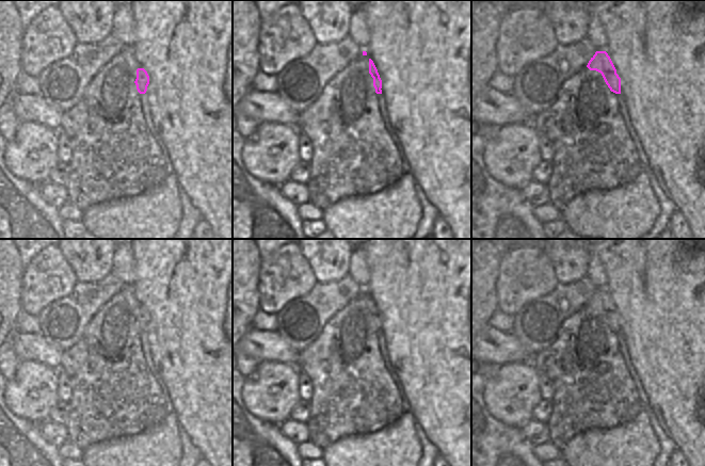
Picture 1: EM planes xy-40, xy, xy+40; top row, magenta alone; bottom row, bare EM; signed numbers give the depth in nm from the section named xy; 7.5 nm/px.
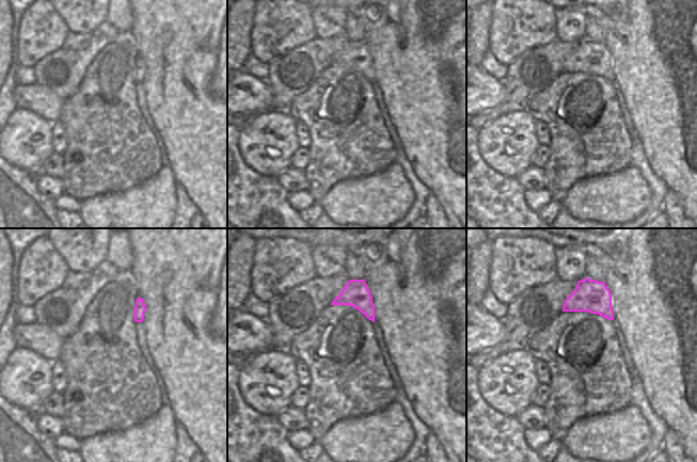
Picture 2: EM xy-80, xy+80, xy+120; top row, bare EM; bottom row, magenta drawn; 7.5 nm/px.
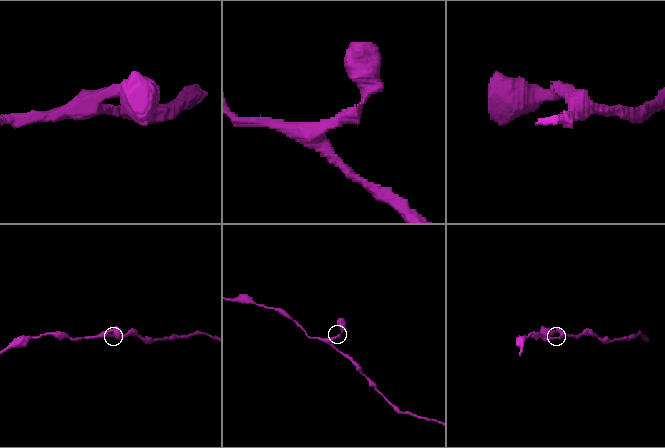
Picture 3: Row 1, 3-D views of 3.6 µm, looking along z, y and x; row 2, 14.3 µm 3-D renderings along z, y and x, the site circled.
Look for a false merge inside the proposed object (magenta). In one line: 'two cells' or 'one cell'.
one cell

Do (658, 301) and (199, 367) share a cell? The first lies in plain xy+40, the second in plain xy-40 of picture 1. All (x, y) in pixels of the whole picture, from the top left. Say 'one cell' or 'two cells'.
one cell

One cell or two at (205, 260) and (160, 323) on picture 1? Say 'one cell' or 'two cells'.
one cell

